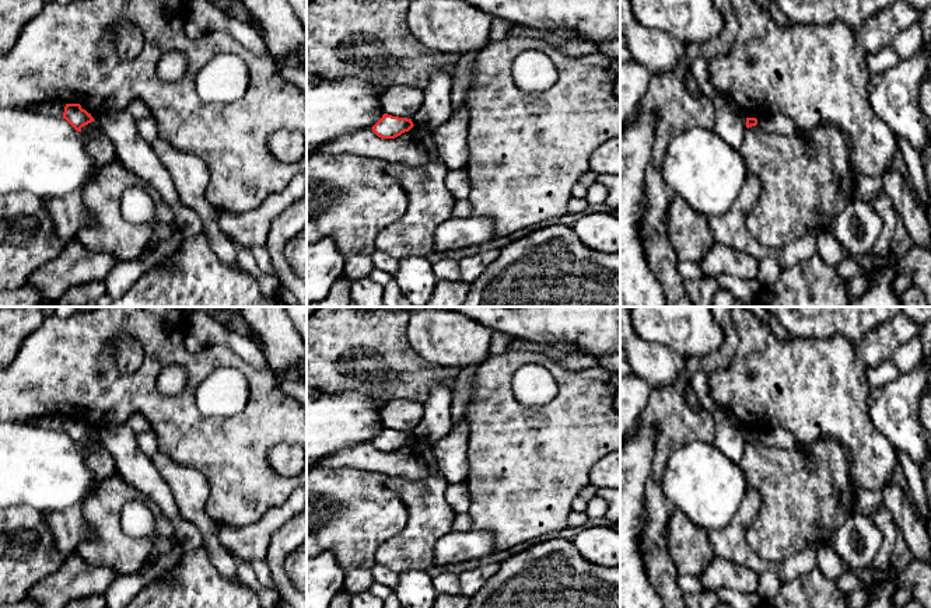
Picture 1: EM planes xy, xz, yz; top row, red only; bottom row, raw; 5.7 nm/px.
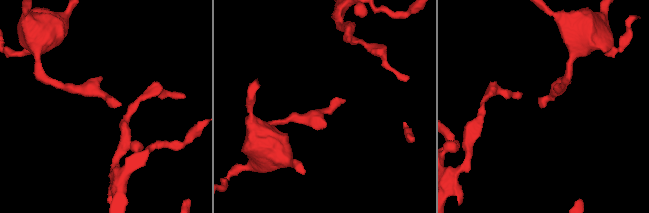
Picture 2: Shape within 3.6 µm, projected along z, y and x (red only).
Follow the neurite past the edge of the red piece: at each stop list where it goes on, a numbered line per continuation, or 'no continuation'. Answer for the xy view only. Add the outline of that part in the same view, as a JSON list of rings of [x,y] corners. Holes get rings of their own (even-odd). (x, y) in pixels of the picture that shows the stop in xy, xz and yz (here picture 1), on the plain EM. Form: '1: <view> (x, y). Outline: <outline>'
no continuation

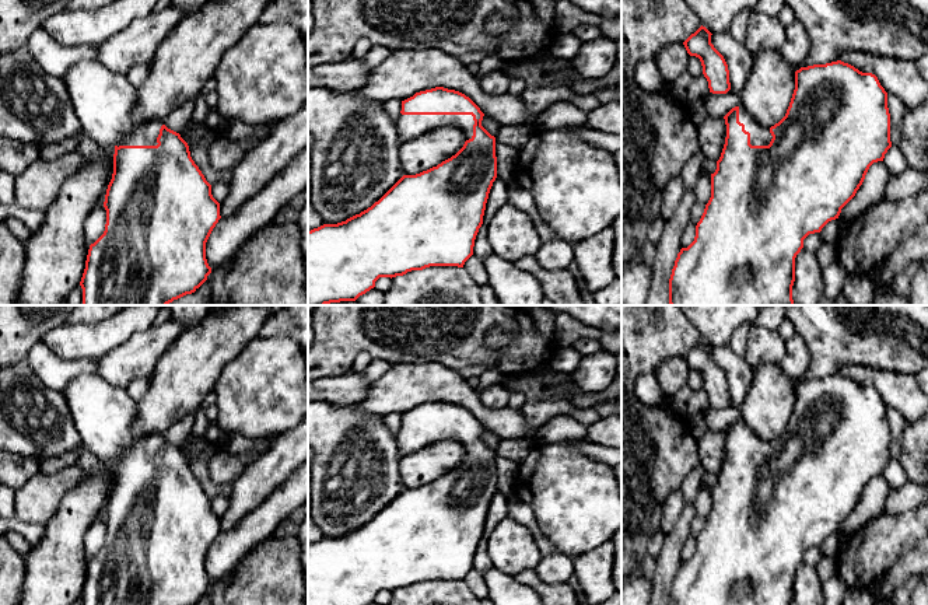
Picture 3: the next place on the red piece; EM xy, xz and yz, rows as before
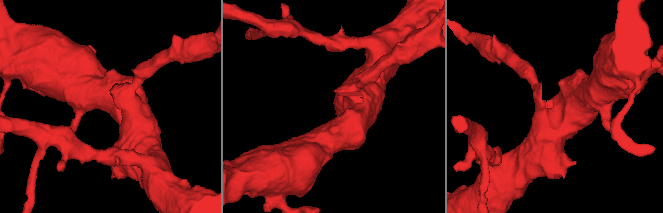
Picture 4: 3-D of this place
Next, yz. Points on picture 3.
1: yz (760, 448). Outline: [[[739,416],[739,436],[745,438],[745,444],[750,447],[752,459],[768,459],[773,450],[770,441],[759,438]]]

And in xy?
1: xy (104, 415). Outline: [[[80,374],[62,392],[83,445],[99,461],[158,458],[164,434],[134,433],[139,403],[125,388],[97,374]]]

